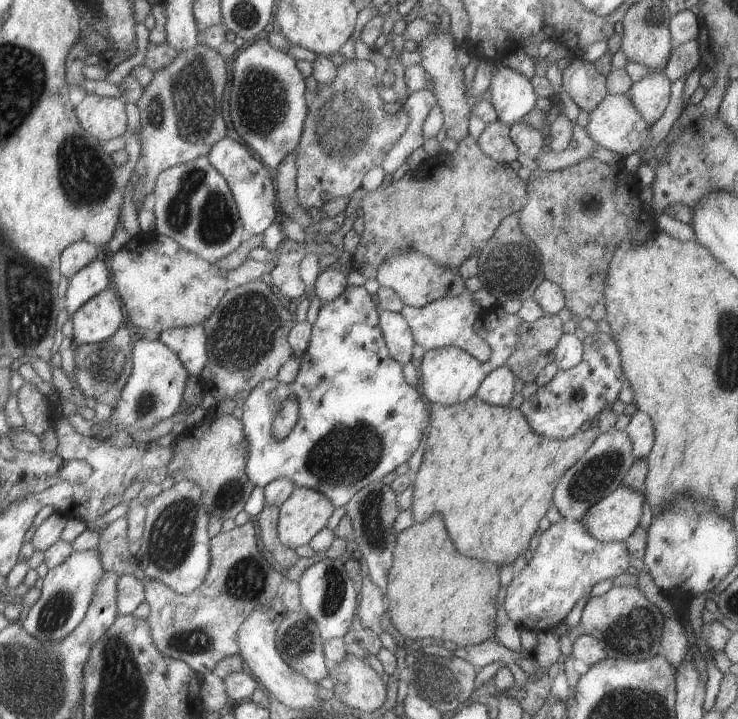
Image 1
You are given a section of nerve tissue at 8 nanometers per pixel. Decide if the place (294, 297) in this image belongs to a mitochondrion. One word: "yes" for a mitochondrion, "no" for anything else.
no

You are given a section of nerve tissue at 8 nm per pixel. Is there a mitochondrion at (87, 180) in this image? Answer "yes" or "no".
yes

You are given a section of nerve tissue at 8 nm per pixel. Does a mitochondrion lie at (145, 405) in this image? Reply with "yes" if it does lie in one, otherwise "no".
yes

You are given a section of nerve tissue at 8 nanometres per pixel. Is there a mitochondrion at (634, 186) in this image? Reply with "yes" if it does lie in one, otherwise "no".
no

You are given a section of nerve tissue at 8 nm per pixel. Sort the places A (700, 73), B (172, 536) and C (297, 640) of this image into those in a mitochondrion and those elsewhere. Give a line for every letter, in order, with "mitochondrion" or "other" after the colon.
A: other
B: mitochondrion
C: mitochondrion

